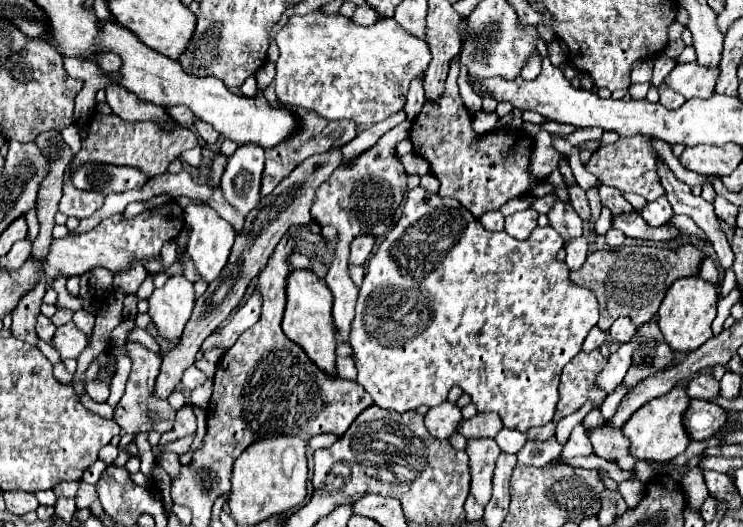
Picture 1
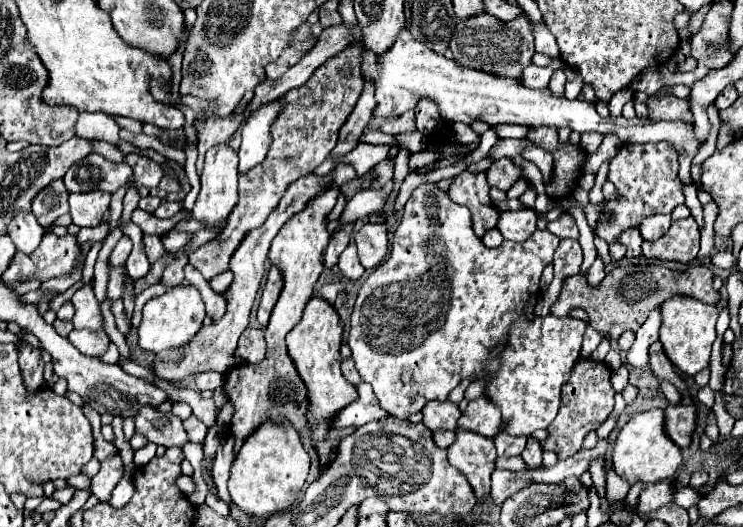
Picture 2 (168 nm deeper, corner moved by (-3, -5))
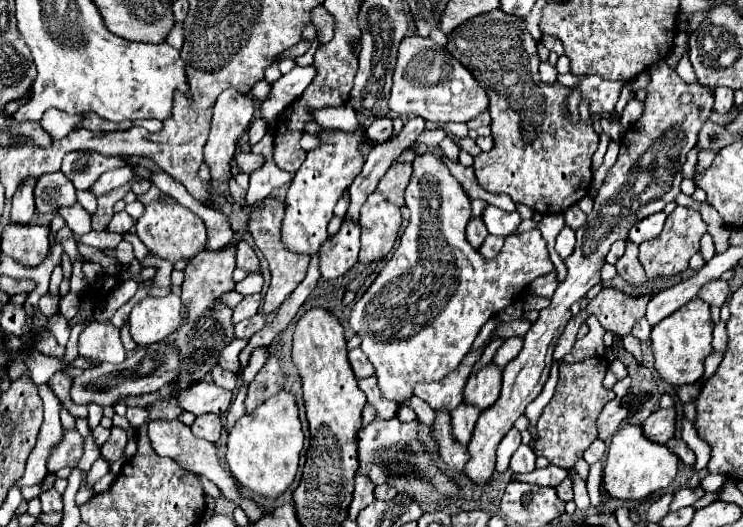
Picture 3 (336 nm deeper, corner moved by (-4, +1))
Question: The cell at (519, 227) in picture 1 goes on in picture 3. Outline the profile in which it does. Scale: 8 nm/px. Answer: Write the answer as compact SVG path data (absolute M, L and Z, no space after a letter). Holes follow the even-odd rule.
M489 205L485 211L483 211L483 221L487 225L487 231L493 233L493 235L511 235L517 231L517 227L521 225L521 215L517 211L513 213L507 213L499 207L493 207Z

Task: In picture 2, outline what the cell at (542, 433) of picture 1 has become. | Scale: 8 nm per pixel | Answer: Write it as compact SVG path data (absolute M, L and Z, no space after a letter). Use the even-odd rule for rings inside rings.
M530 437L526 449L522 451L520 457L522 457L522 461L526 463L526 469L538 469L540 463L542 463L542 449L540 449L540 443Z

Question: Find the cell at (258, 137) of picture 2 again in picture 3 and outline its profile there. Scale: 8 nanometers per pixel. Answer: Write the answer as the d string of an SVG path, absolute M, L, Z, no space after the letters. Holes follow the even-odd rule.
M313 65L295 67L293 71L289 71L287 75L281 75L281 79L277 79L271 85L269 97L259 107L261 117L267 121L267 125L271 125L275 117L279 117L283 109L287 109L287 105L291 105L293 99L305 91L305 87L313 81L313 77L315 77Z

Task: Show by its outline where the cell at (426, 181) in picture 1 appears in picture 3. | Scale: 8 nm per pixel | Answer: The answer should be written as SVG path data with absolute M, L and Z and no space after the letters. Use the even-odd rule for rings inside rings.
M446 137L441 143L440 148L443 154L453 161L458 161L460 148L453 142L450 137Z

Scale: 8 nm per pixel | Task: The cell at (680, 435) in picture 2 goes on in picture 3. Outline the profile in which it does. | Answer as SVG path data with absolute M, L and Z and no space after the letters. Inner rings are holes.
M657 409L643 423L643 431L655 443L669 443L675 437L675 409Z

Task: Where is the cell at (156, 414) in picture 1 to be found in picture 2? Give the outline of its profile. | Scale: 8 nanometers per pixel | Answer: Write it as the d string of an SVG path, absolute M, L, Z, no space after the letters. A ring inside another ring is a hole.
M146 407L134 419L136 419L136 431L156 445L170 449L170 447L184 447L188 443L182 419L178 419L176 415L164 415L158 409Z

